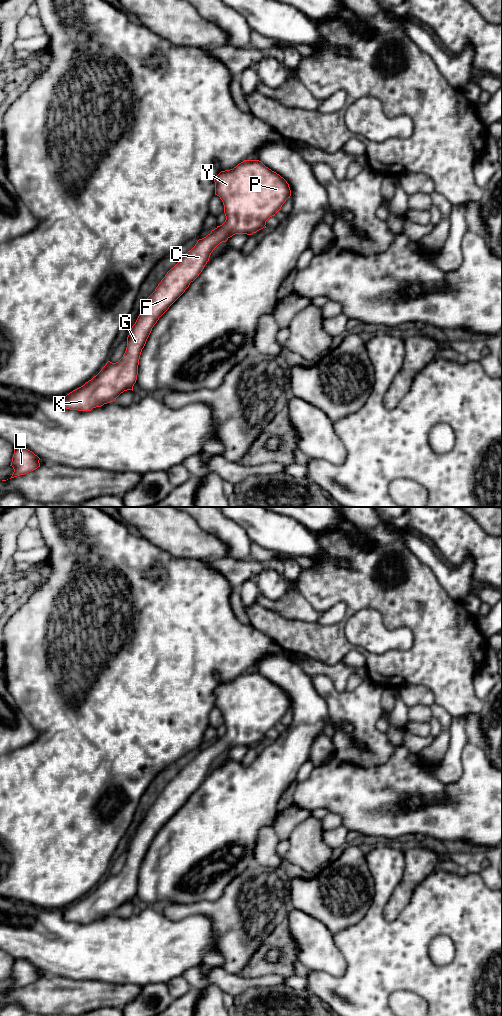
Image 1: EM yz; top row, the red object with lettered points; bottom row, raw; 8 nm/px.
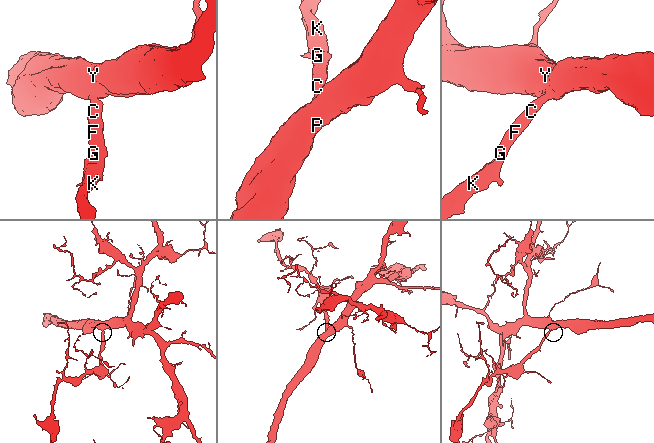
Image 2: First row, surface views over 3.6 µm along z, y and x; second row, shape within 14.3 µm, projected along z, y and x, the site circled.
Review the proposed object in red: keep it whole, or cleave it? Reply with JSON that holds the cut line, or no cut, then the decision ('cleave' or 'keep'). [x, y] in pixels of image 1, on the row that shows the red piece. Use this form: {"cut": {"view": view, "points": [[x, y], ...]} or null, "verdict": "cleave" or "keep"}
{"cut": null, "verdict": "keep"}

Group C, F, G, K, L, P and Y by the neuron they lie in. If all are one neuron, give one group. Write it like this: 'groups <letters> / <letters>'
groups C F G K L P Y

